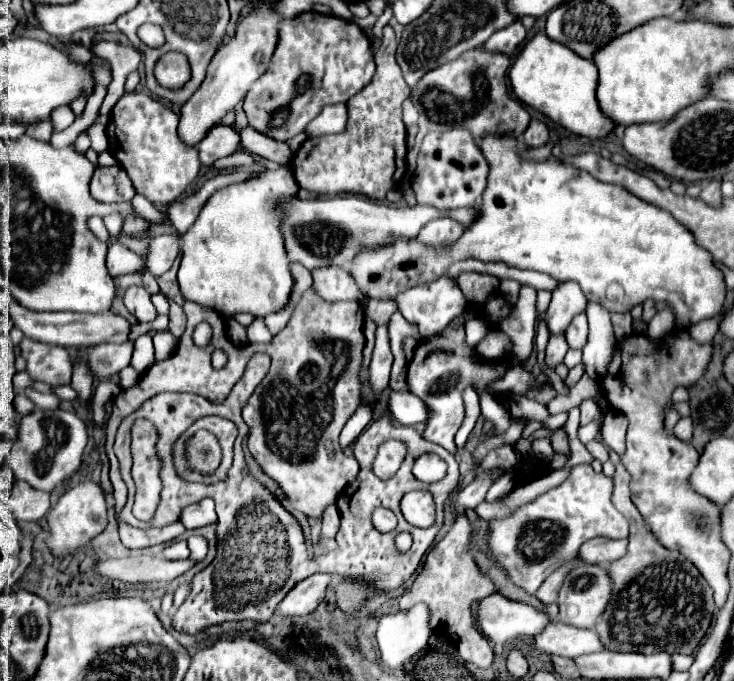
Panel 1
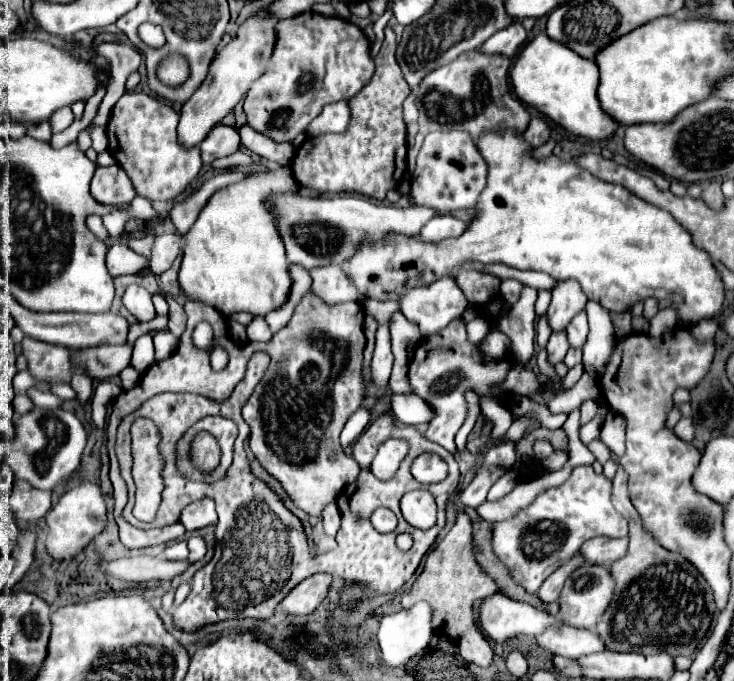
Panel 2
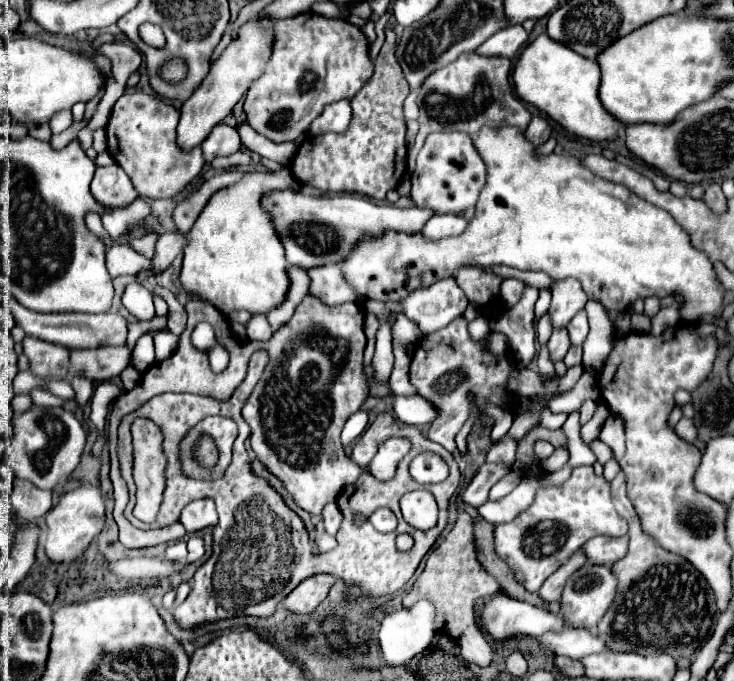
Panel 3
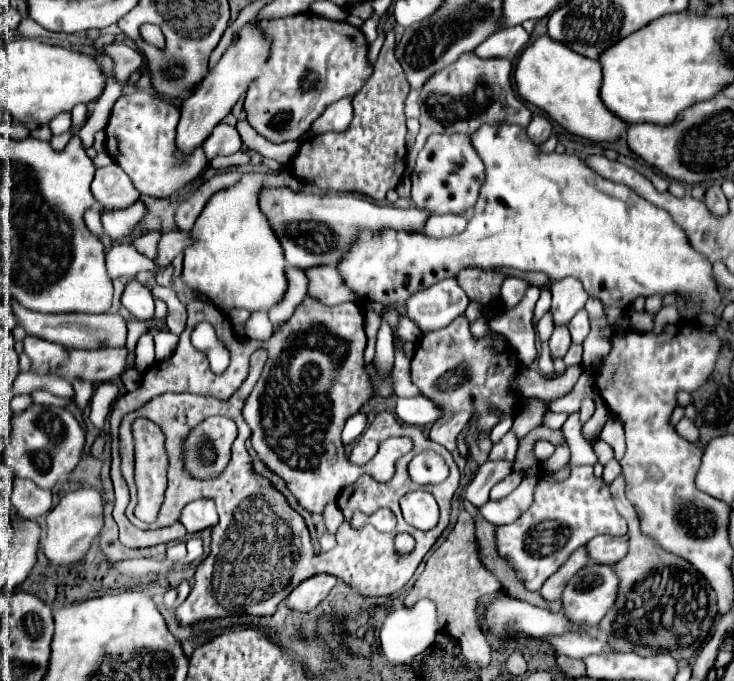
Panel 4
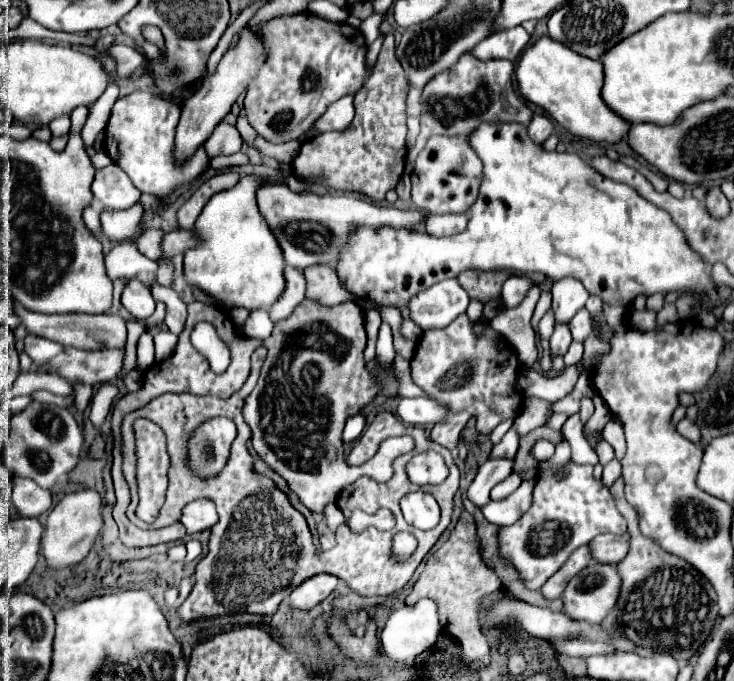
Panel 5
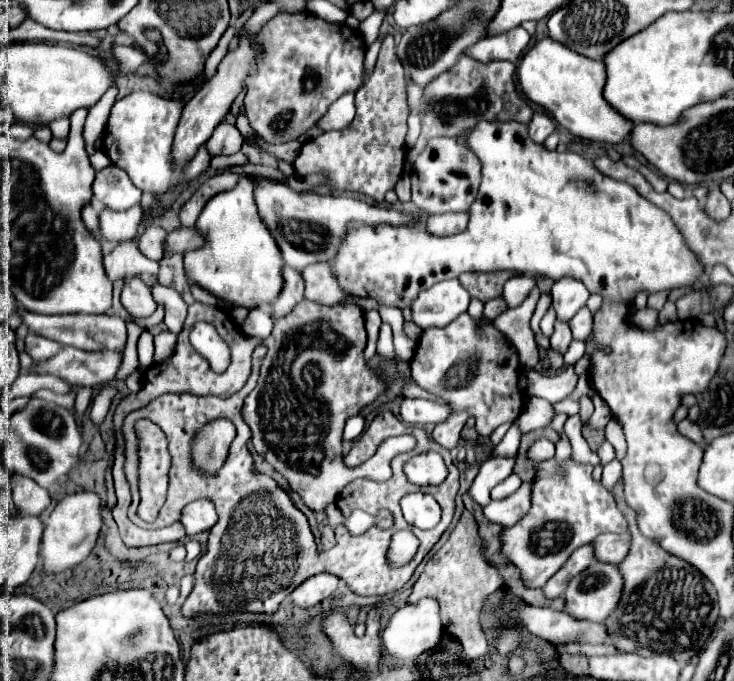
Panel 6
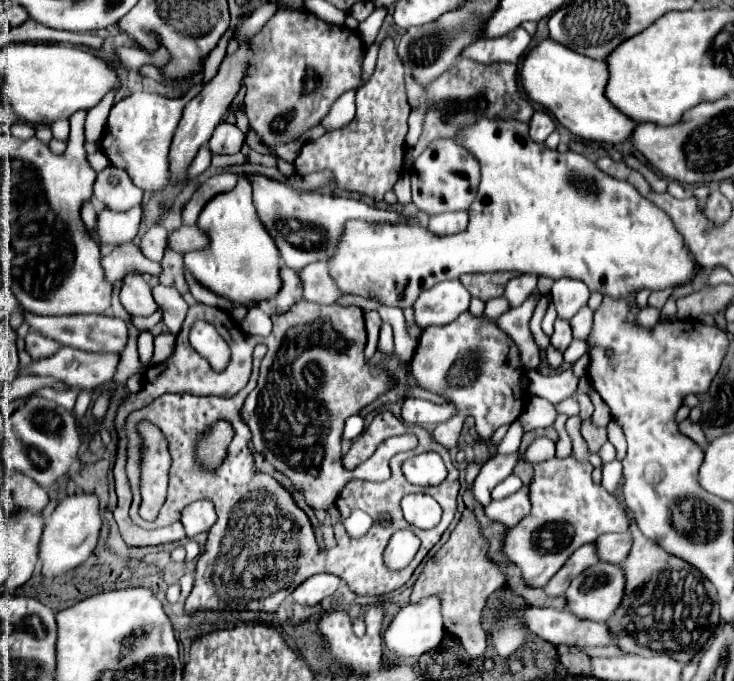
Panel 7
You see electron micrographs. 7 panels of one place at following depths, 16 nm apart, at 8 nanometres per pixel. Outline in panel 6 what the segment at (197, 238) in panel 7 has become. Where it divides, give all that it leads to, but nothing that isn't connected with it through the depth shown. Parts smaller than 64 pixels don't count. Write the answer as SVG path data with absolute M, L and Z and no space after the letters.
M178 228L164 240L164 254L180 254L200 246L200 234L196 228Z

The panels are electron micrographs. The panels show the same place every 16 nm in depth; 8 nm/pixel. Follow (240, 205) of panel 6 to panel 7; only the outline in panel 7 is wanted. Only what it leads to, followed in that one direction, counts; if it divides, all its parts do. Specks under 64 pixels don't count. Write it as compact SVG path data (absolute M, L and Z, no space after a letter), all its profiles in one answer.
M242 176L232 190L216 194L200 212L196 226L206 232L208 246L196 252L186 252L184 268L200 286L246 308L268 304L278 296L282 288L282 256L256 214L252 182L248 178Z

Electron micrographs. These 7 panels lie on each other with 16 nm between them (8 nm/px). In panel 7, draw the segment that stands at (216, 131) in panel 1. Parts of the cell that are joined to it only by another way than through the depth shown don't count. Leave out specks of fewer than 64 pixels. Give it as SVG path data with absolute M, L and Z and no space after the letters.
M222 122L216 126L208 142L208 148L212 154L236 154L240 152L242 144L244 144L244 134L234 124Z

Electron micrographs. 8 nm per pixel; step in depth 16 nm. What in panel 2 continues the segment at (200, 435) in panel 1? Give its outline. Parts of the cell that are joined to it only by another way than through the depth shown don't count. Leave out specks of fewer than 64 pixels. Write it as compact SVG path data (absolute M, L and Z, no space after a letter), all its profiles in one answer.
M198 432L190 444L190 462L202 472L212 472L220 462L220 448L212 434Z

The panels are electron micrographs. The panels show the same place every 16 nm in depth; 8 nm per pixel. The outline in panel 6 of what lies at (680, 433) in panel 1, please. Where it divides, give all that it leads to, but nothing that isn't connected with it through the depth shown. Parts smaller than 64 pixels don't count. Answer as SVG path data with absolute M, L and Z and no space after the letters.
M684 418L682 422L678 422L678 430L680 430L682 436L686 436L688 440L692 440L692 442L704 446L704 440L702 440L702 432L700 432L700 428L698 428L694 422L690 422L688 418Z

